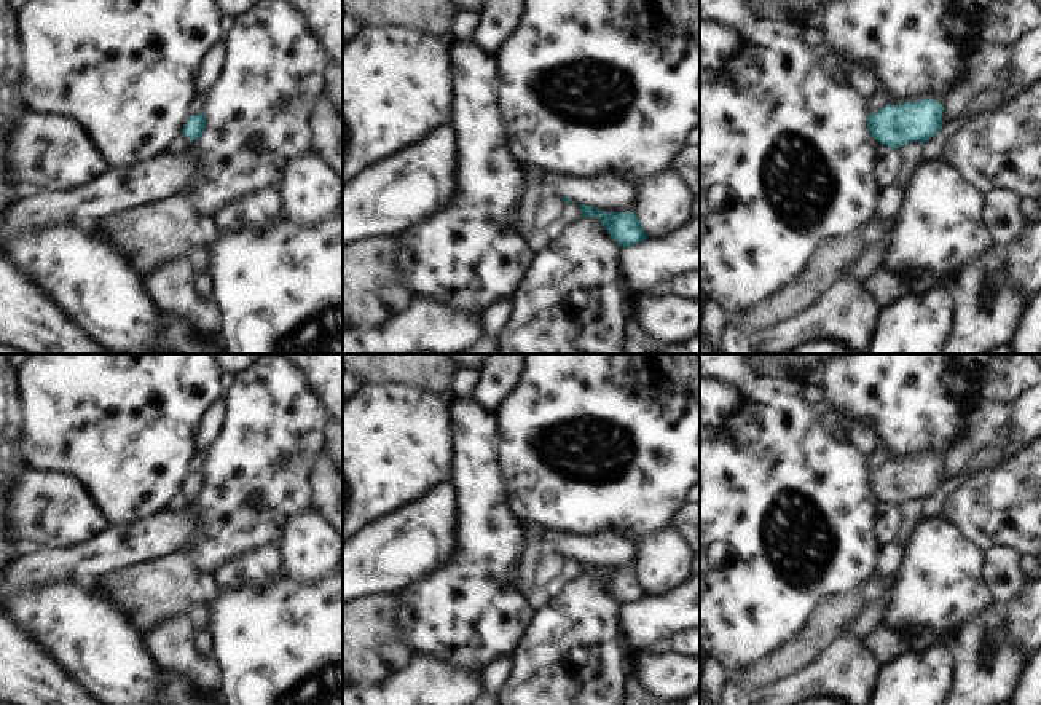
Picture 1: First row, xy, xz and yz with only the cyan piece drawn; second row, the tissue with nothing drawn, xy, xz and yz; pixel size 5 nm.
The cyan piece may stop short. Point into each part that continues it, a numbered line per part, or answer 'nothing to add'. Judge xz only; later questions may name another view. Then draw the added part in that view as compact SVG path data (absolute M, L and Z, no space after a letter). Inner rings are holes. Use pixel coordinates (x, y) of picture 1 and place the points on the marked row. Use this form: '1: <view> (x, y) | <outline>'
nothing to add

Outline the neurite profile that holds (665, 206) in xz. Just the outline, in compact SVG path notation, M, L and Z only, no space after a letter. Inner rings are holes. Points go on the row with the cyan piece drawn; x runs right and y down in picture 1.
M673 167L665 174L650 177L639 183L641 196L633 207L649 238L666 238L685 228L692 220L692 211L698 199L687 180Z

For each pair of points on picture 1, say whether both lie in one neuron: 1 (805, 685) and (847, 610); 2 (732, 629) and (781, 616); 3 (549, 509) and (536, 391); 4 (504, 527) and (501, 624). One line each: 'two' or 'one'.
1: two
2: one
3: one
4: one

